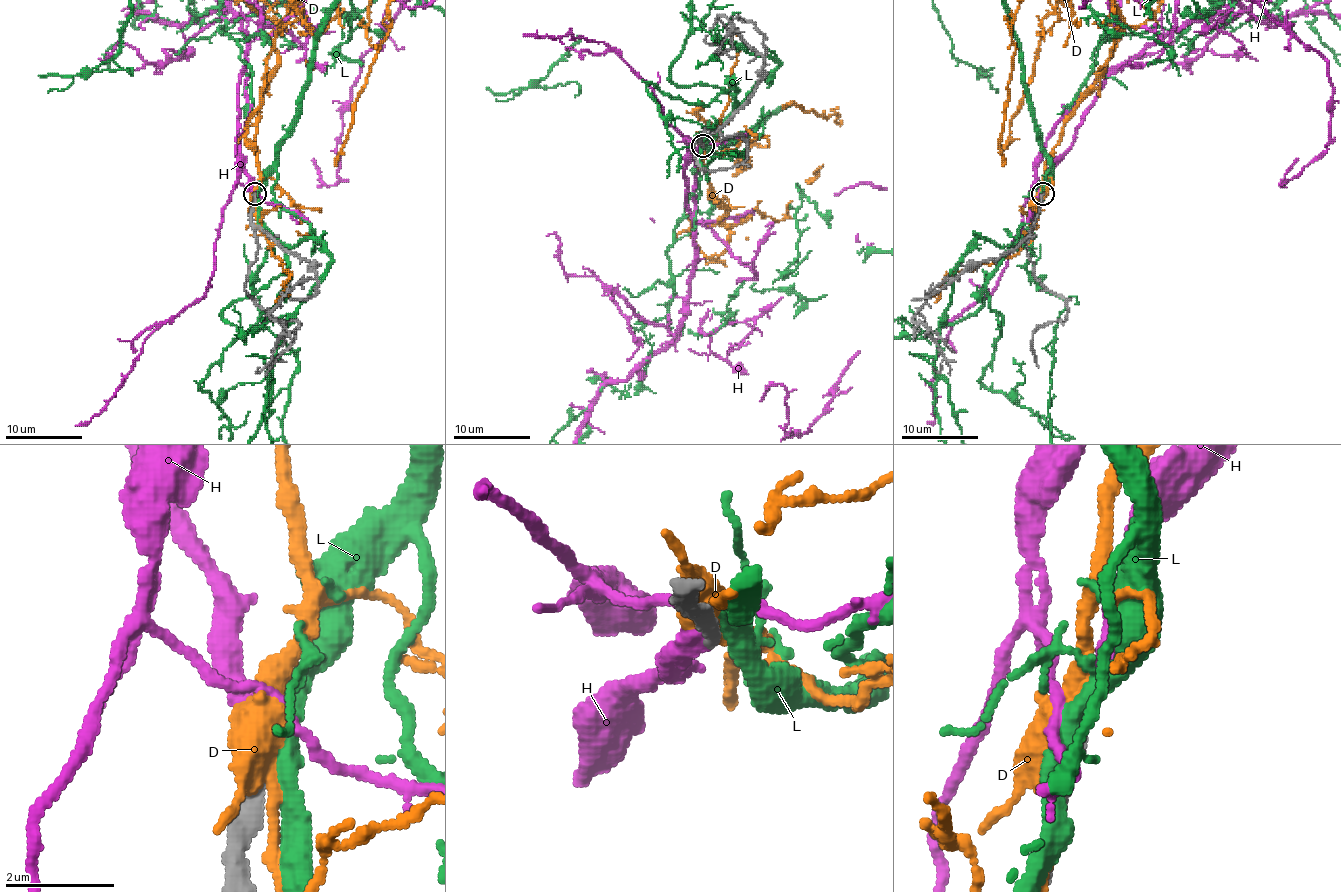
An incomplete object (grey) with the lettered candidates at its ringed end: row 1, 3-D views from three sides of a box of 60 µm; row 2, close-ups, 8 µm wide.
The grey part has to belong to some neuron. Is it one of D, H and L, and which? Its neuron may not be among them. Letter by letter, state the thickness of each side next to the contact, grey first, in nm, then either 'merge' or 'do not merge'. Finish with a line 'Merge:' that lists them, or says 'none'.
D: 380 nm thick on the grey side, 460 nm on the other; do not merge
H: 300 nm thick on the grey side, 240 nm on the other; merge
L: 320 nm thick on the grey side, 400 nm on the other; do not merge
Merge: H

